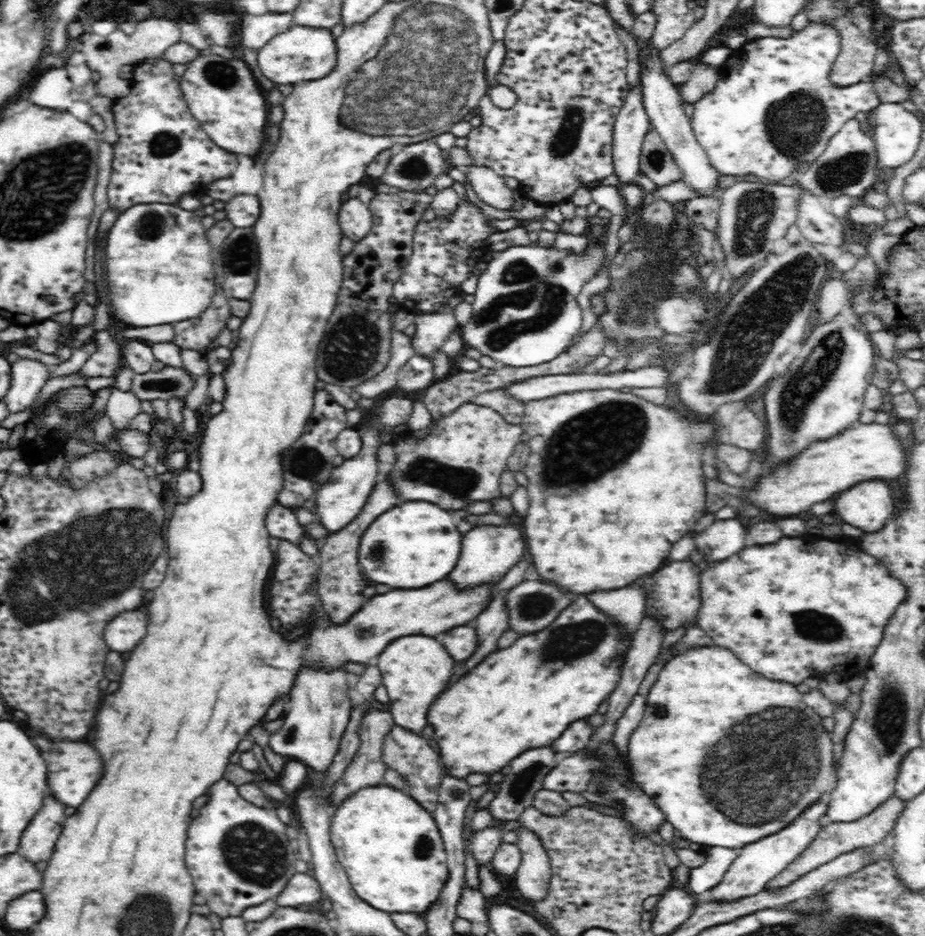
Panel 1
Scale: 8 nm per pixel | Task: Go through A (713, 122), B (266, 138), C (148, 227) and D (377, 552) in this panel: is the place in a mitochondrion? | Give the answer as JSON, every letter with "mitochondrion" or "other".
{"A":"other","B":"other","C":"mitochondrion","D":"mitochondrion"}

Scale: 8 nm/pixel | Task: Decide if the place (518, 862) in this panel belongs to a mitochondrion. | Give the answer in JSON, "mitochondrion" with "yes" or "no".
{"mitochondrion":"no"}

